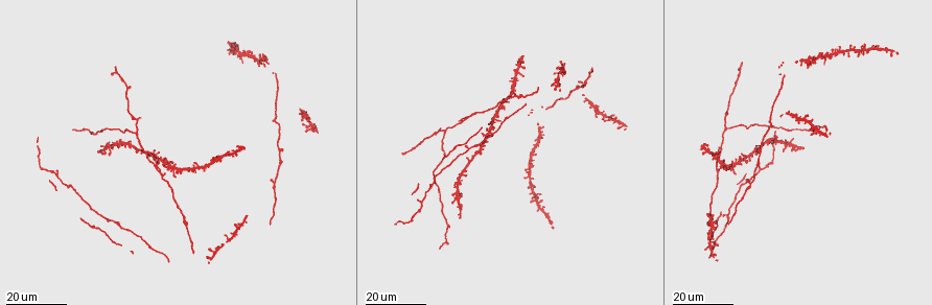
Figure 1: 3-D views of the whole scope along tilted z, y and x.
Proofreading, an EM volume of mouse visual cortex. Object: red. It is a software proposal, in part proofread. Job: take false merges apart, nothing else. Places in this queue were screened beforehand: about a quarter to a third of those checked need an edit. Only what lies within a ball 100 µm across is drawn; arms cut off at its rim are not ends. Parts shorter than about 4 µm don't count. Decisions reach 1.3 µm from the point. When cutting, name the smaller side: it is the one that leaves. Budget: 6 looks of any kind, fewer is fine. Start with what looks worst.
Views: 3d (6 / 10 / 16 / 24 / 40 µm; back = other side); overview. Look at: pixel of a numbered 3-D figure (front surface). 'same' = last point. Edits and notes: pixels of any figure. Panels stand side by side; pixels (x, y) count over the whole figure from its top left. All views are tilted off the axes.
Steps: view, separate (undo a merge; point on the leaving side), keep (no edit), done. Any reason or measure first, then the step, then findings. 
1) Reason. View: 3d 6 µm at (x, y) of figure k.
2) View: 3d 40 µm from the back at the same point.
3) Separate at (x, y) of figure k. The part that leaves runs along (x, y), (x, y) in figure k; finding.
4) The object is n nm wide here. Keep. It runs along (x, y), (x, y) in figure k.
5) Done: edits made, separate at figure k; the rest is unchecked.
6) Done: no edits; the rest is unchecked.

Calibre changes. View: 3d 24 µm at (726, 115) of figure 1.

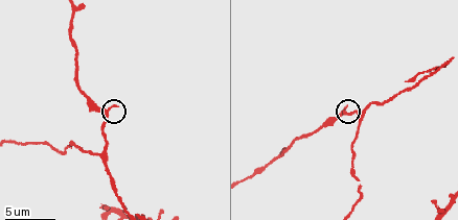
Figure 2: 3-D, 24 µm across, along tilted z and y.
View: 3d 6 µm at (105, 112) of figure 2.

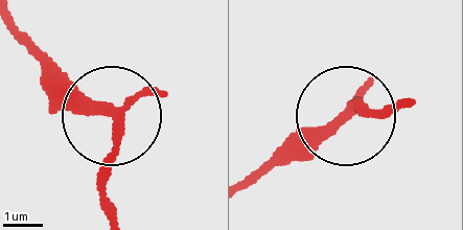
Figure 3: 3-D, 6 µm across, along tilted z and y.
Keep. It runs along (113, 206), (114, 125), (33, 59) in figure 3; continuous, no second cell.

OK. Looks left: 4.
Branch point. View: 3d 24 µm at (467, 150) of figure 1.

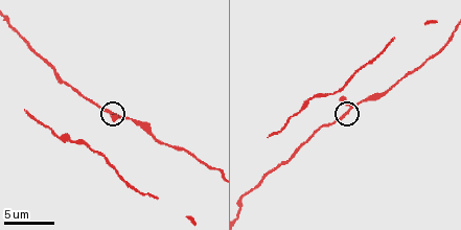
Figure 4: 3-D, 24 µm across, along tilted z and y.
View: 3d 6 µm at (352, 107) of figure 4.

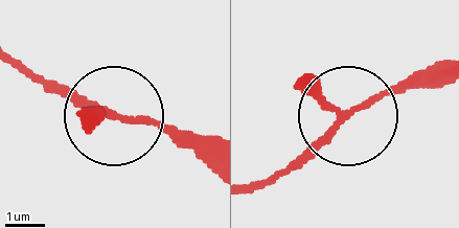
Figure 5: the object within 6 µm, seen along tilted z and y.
Keep. It runs along (443, 72), (382, 91), (256, 181) in figure 5; one cell here.

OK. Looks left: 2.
Sudden change in width. View: 3d 16 µm at (563, 98) of figure 1.

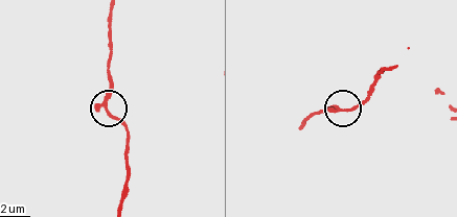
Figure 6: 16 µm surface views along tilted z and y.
View: 3d 6 µm at (346, 109) of figure 6.

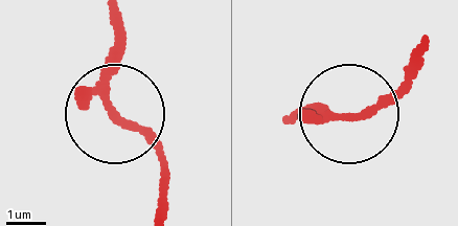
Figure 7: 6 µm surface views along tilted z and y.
The object is 180 nm wide here. Keep. All the same cell.

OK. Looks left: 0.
Done: no edits; the rest is unchecked.

